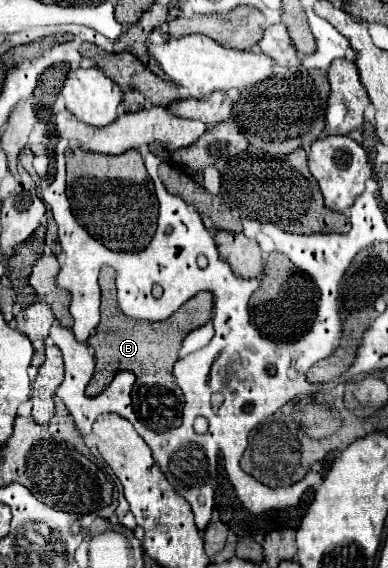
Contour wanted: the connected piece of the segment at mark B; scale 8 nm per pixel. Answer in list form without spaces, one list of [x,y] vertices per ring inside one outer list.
[[[102,267],[100,269],[100,289],[102,289],[102,321],[96,327],[96,333],[88,339],[88,345],[94,349],[96,357],[96,373],[92,381],[86,387],[88,397],[100,395],[104,387],[108,387],[110,379],[118,371],[132,371],[136,375],[134,385],[134,403],[136,403],[136,415],[144,427],[152,431],[170,431],[182,423],[182,407],[184,407],[184,395],[178,391],[178,385],[172,375],[172,367],[178,361],[178,351],[182,347],[184,337],[202,327],[212,319],[212,295],[208,291],[202,291],[194,295],[188,303],[180,307],[170,319],[150,323],[150,321],[134,321],[126,317],[116,301],[116,285],[114,285],[114,269]]]

